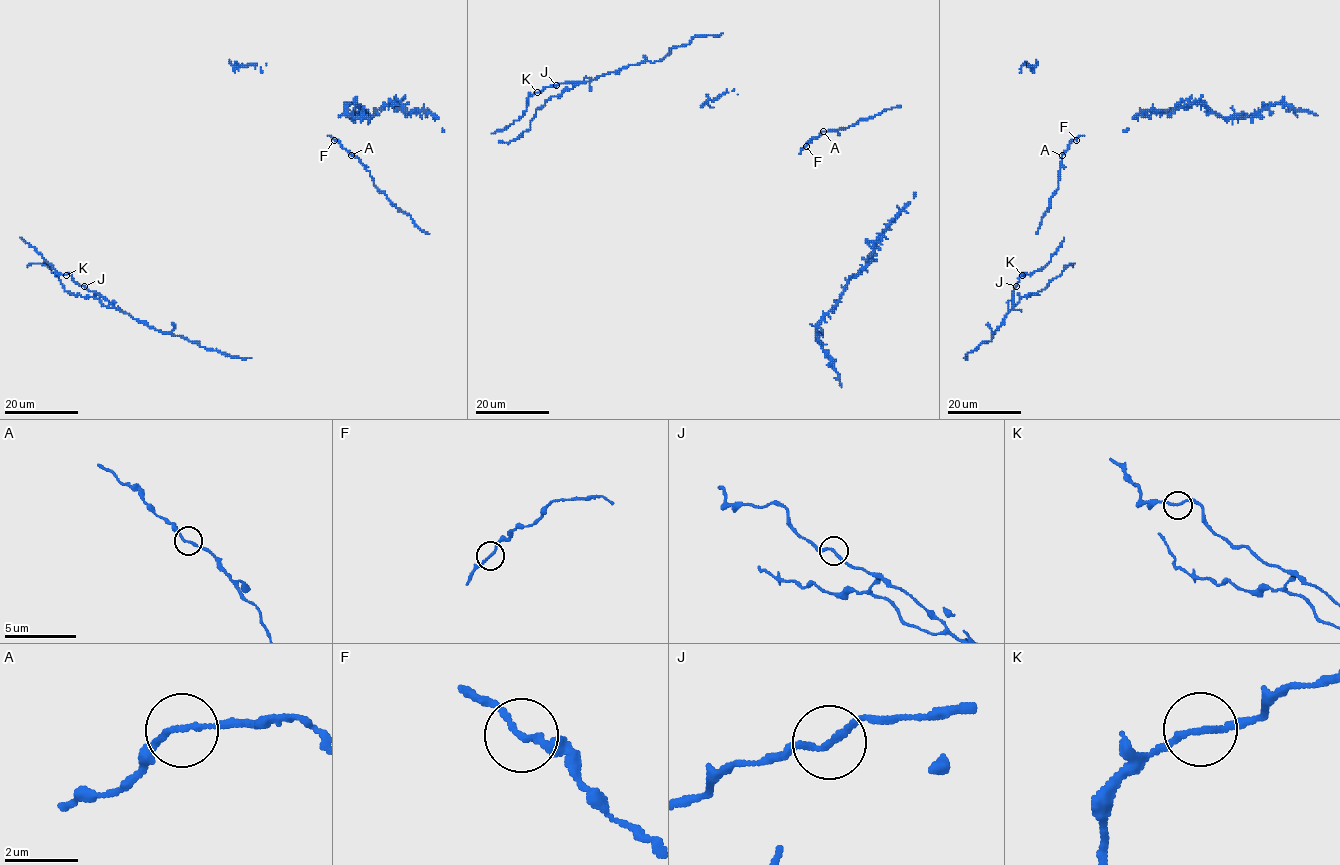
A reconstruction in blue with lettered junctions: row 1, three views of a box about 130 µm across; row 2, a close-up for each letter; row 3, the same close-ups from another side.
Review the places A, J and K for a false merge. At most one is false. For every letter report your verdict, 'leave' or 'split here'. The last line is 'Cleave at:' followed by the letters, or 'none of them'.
A: leave
J: leave
K: leave
Cleave at: none of them

